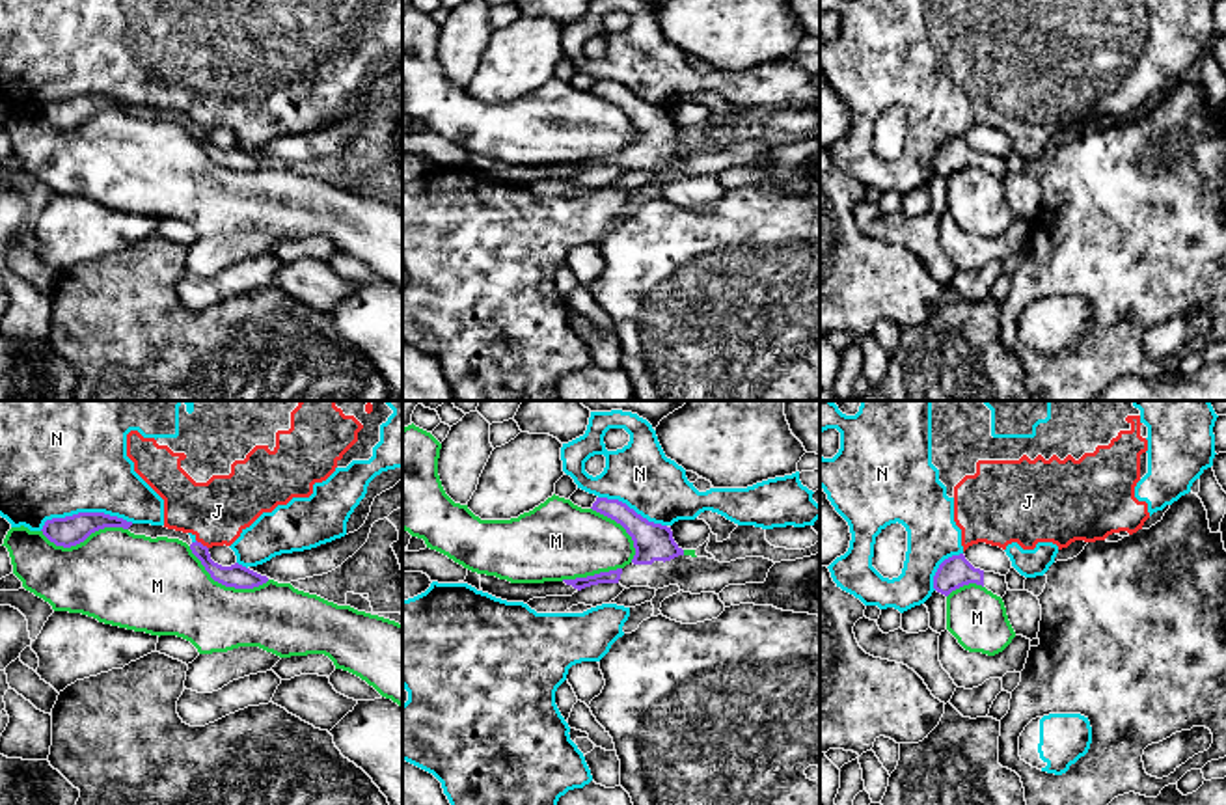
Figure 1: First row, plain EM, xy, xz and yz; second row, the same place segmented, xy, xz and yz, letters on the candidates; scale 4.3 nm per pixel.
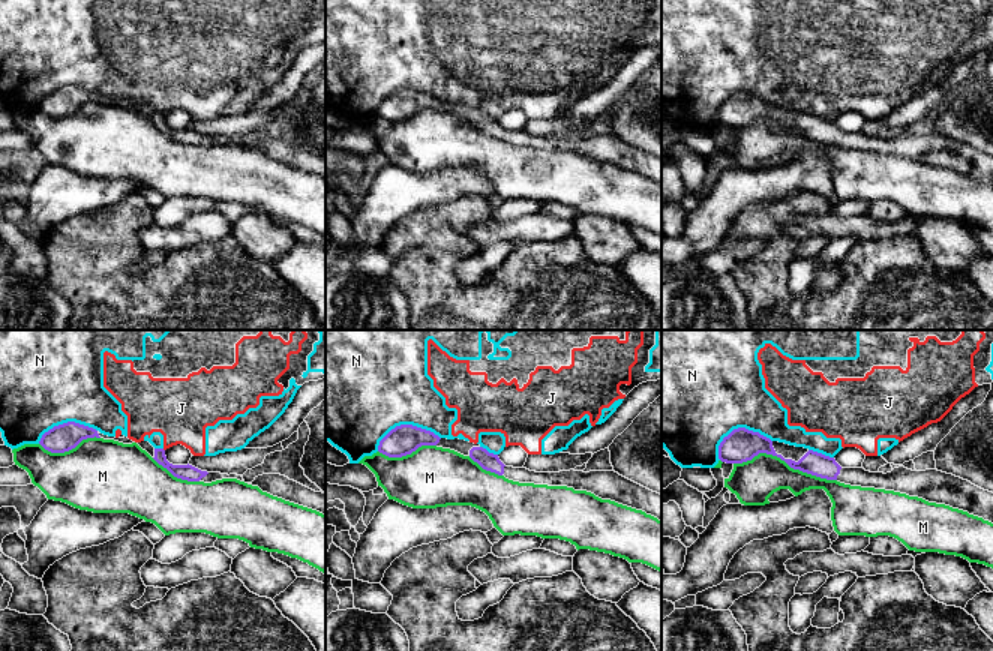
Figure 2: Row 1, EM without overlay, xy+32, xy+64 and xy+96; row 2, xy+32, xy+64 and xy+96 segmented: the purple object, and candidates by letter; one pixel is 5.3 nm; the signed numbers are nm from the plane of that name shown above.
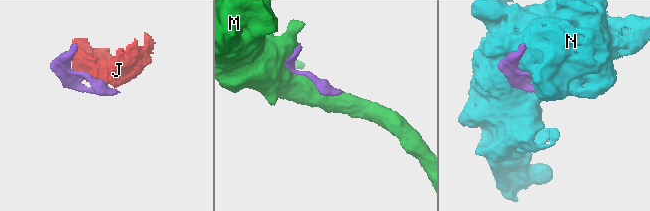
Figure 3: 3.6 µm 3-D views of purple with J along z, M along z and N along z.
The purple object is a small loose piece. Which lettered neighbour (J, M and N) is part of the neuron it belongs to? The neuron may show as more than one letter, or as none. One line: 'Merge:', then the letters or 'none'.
Merge: none

